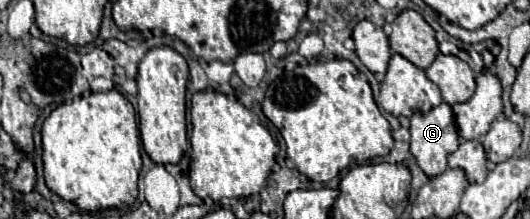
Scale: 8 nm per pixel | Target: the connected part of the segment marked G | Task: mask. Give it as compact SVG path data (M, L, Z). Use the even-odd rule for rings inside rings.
M442 101L438 107L432 107L430 111L424 111L424 113L414 113L410 117L410 151L412 155L416 157L418 165L422 167L422 171L432 177L432 175L438 175L442 173L448 163L448 155L452 151L458 149L460 141L458 141L458 127L456 127L456 121L454 121L454 113L452 113L452 105Z

